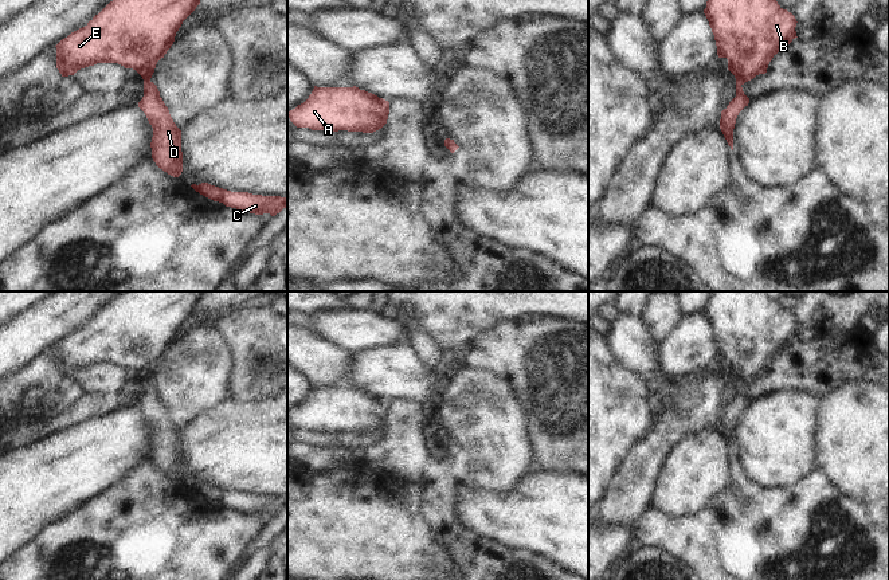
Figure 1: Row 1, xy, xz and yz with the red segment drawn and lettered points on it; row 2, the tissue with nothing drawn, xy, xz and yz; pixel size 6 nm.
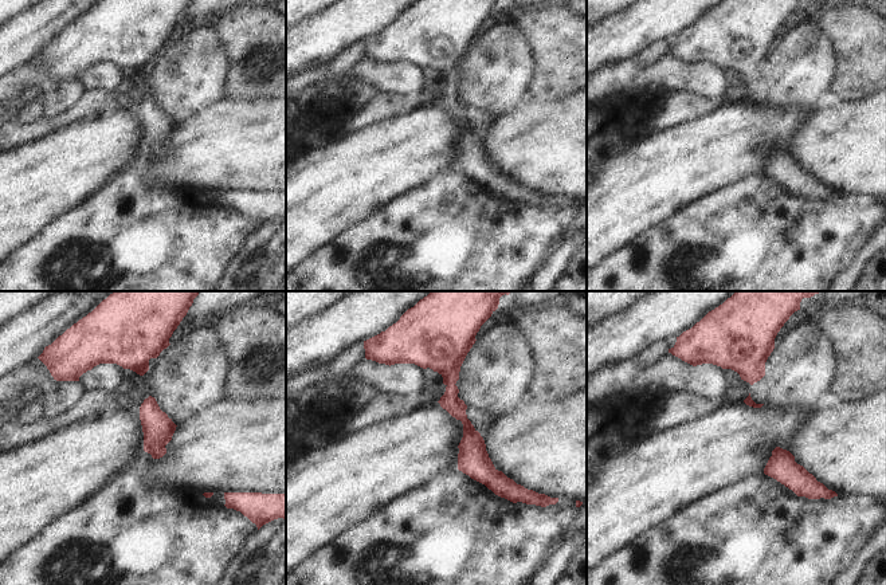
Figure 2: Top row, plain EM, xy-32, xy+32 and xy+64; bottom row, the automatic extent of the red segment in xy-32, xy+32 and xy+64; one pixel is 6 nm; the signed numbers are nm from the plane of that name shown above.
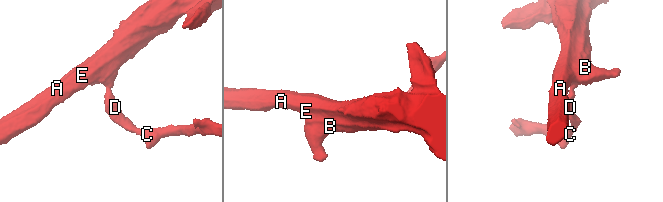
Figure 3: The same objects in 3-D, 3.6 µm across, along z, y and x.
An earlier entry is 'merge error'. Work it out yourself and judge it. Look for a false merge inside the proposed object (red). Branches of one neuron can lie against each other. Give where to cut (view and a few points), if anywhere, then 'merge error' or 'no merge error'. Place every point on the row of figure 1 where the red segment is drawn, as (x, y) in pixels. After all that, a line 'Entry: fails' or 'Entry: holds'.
no cut | no merge error
Entry: fails

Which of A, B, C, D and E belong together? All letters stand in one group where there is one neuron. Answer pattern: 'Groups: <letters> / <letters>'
Groups: A B C D E

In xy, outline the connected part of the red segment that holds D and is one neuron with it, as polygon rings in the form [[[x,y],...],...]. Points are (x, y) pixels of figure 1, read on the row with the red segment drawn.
[[[113,0],[85,27],[62,39],[56,47],[56,68],[62,77],[97,63],[118,63],[136,70],[144,79],[144,97],[138,107],[153,128],[150,142],[156,165],[173,177],[183,172],[181,130],[173,122],[157,86],[150,81],[157,62],[175,42],[183,21],[196,9],[200,0]]]

